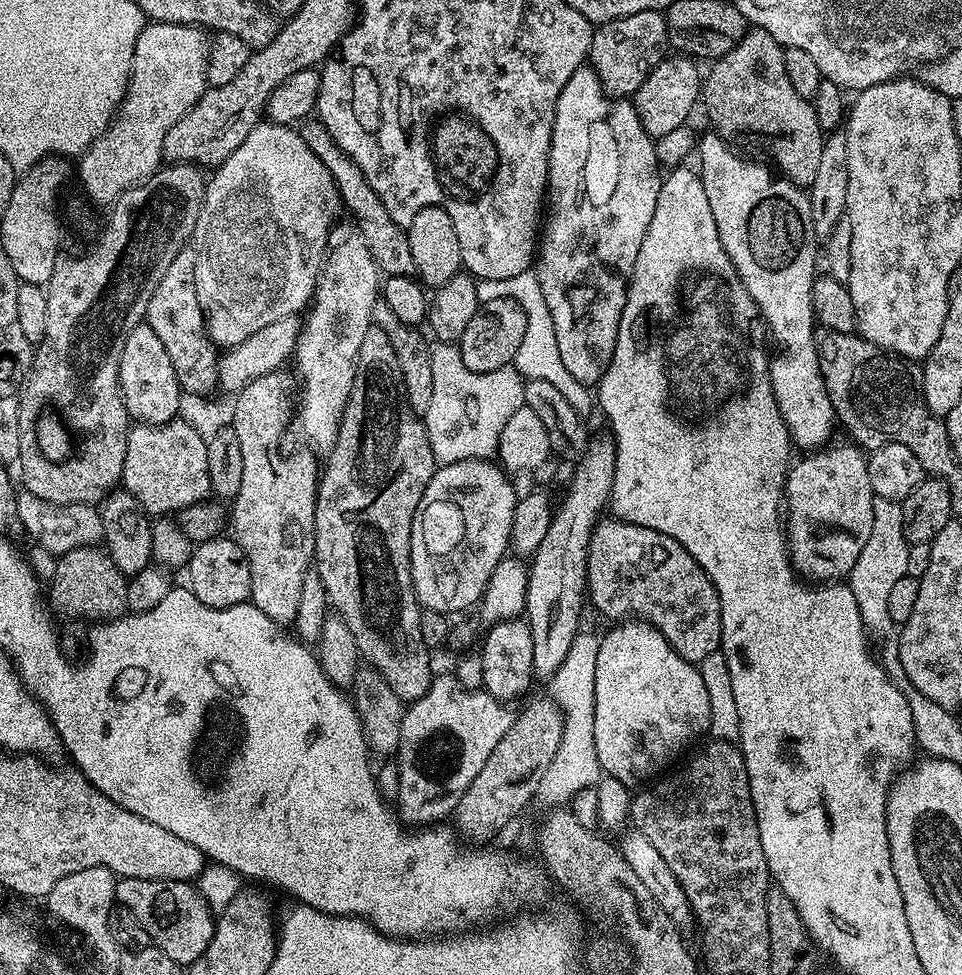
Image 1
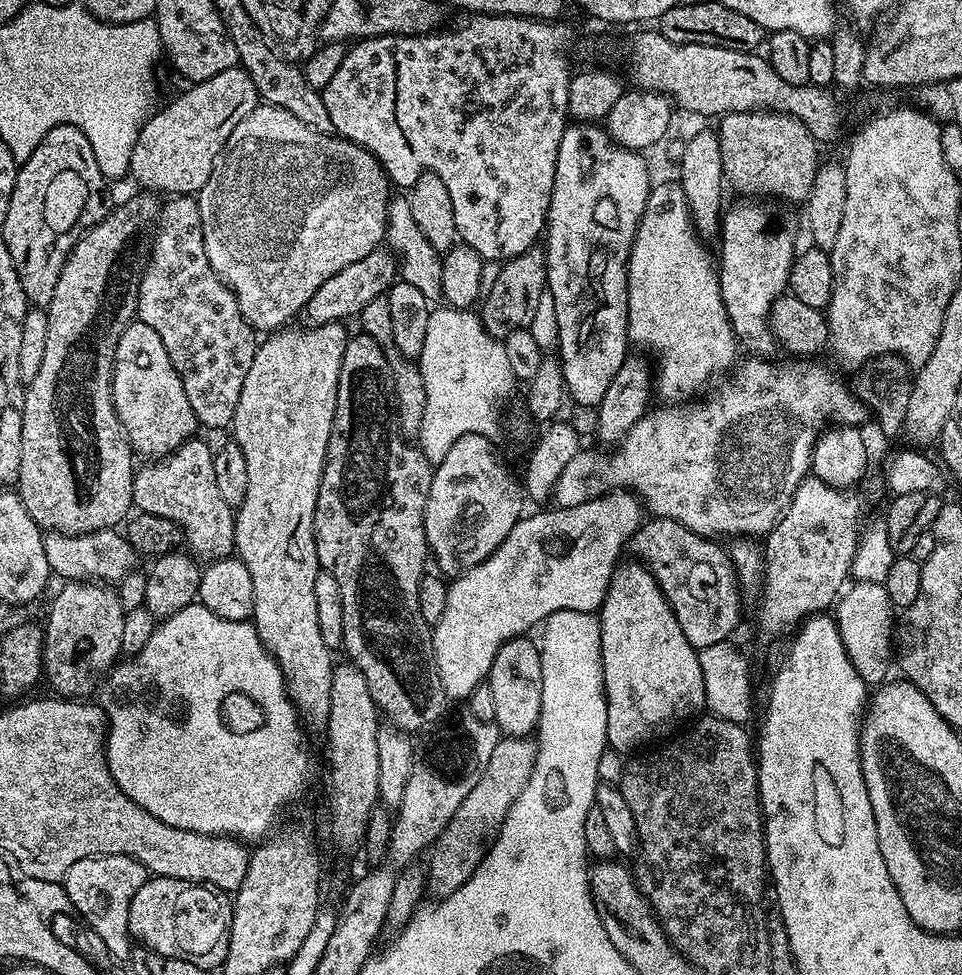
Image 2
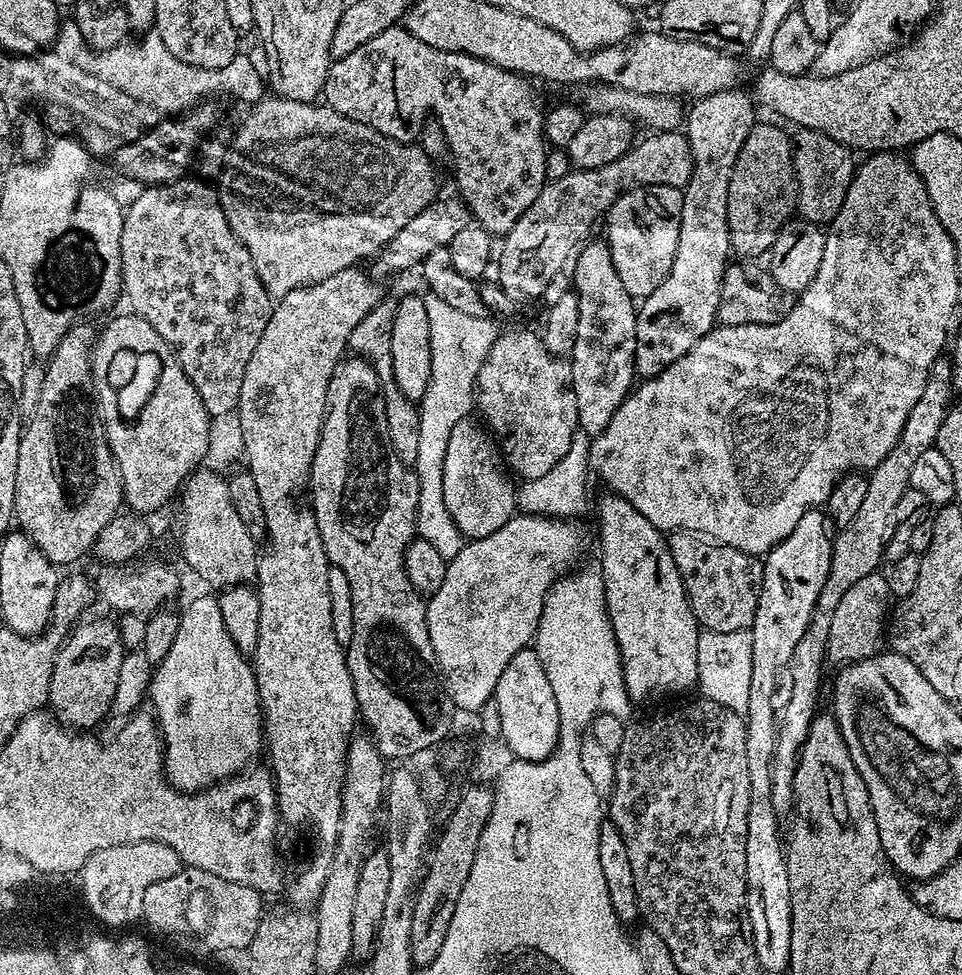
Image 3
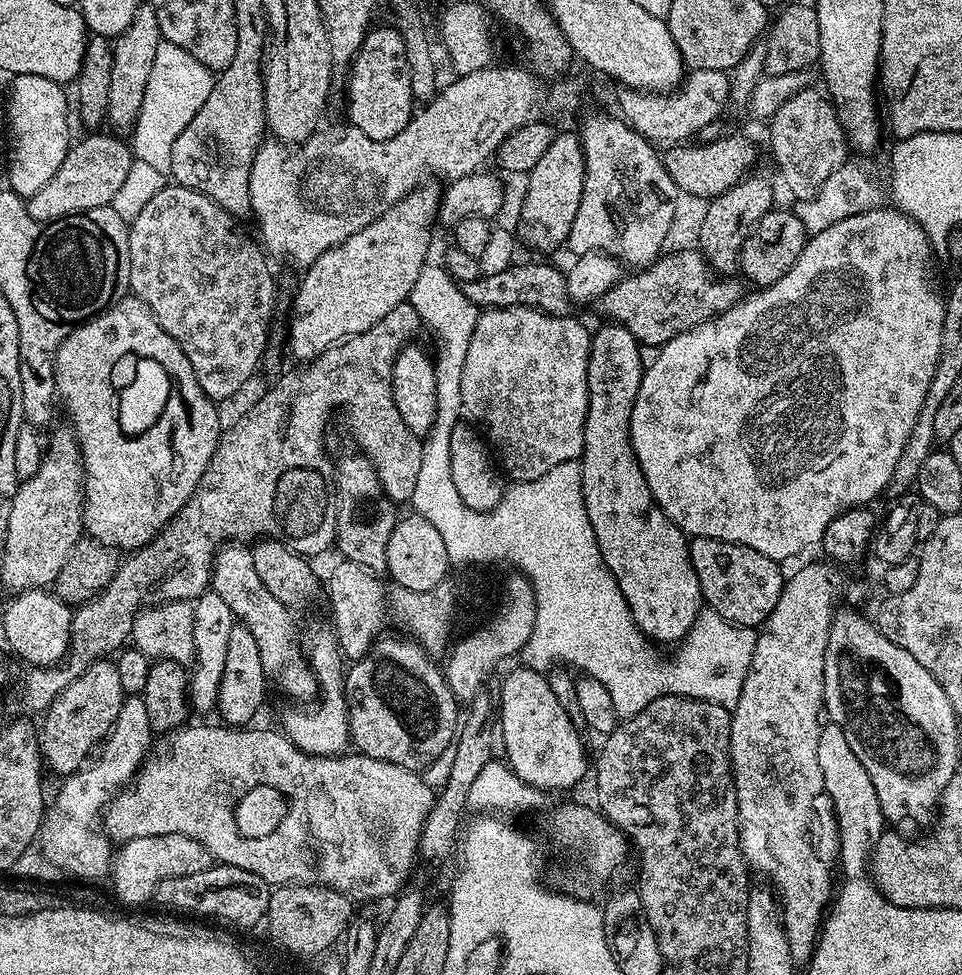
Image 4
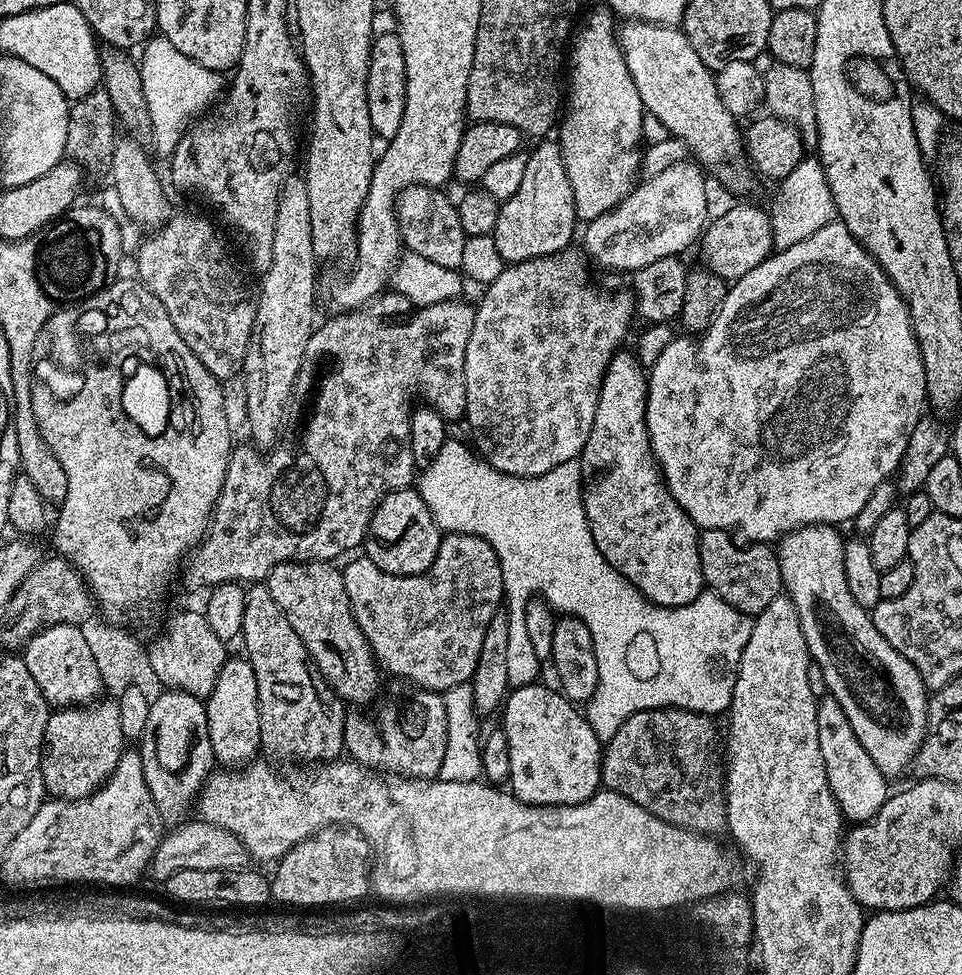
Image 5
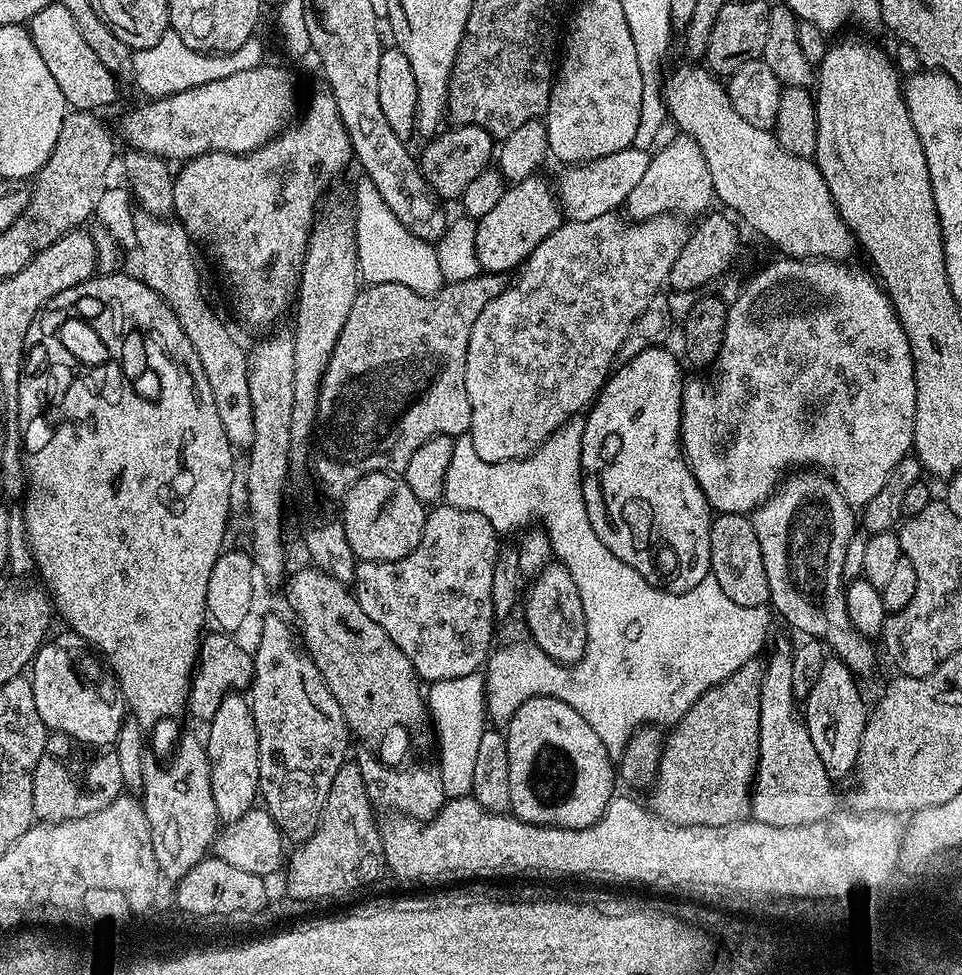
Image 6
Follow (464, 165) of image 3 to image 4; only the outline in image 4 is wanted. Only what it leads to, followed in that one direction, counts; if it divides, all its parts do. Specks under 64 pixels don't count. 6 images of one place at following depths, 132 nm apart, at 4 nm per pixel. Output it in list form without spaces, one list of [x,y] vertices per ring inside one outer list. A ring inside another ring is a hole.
[[[394,26],[388,28],[373,27],[362,42],[358,54],[352,60],[348,72],[348,120],[351,127],[362,130],[366,138],[385,140],[394,138],[411,122],[414,115],[414,101],[411,94],[410,66],[407,65],[406,48],[399,31]]]

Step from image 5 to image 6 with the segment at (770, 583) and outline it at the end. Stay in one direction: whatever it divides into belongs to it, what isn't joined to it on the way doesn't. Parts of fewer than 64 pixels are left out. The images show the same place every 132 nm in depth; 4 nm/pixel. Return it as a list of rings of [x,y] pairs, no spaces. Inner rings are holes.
[[[722,512],[710,526],[711,576],[722,586],[726,598],[738,606],[765,606],[769,603],[770,582],[766,582],[766,566],[762,563],[762,546],[754,534],[751,519],[742,512]]]

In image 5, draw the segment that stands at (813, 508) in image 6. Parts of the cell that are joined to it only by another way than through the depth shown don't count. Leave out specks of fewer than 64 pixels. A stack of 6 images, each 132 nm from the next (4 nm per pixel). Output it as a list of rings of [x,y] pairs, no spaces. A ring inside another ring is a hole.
[[[808,524],[805,528],[799,528],[797,532],[783,537],[778,544],[780,583],[783,591],[791,598],[798,610],[798,620],[802,622],[802,632],[806,634],[808,652],[812,656],[813,665],[819,667],[822,672],[823,687],[826,689],[827,695],[835,698],[838,706],[842,706],[842,711],[846,713],[846,718],[850,718],[850,727],[854,730],[854,734],[858,734],[858,742],[862,742],[862,747],[866,749],[866,754],[870,754],[870,758],[874,758],[874,766],[878,766],[878,770],[882,770],[884,776],[895,778],[895,776],[902,775],[908,767],[910,769],[913,767],[916,757],[920,754],[920,747],[924,745],[924,737],[928,735],[930,692],[929,689],[924,687],[918,670],[914,670],[914,666],[910,661],[902,658],[902,654],[898,654],[898,650],[894,650],[894,646],[890,646],[890,642],[886,642],[886,638],[882,638],[882,634],[878,634],[878,626],[874,626],[871,611],[858,606],[858,602],[854,602],[854,597],[850,594],[850,586],[846,586],[846,566],[844,565],[845,537],[843,535],[839,536],[836,532],[839,531],[831,524]]]

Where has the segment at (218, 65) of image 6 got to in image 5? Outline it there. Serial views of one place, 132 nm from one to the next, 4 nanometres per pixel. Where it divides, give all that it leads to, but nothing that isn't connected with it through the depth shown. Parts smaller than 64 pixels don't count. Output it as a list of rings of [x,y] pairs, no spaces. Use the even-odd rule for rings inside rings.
[[[157,35],[156,52],[148,52],[144,60],[139,61],[142,90],[146,94],[146,106],[150,110],[152,123],[151,143],[156,143],[157,157],[170,158],[178,146],[181,136],[189,125],[188,119],[196,115],[216,95],[223,93],[226,80],[223,75],[206,66],[202,62],[194,62],[182,54],[167,40],[165,36]]]

